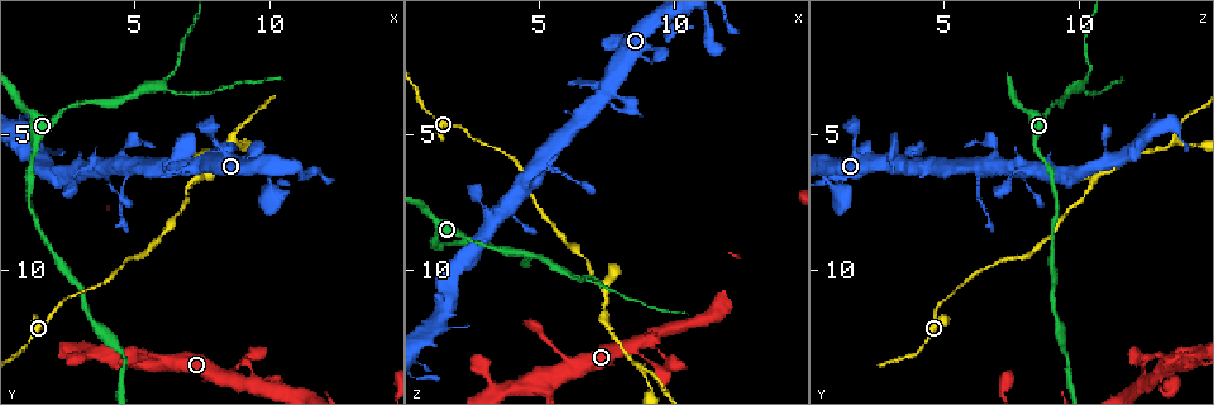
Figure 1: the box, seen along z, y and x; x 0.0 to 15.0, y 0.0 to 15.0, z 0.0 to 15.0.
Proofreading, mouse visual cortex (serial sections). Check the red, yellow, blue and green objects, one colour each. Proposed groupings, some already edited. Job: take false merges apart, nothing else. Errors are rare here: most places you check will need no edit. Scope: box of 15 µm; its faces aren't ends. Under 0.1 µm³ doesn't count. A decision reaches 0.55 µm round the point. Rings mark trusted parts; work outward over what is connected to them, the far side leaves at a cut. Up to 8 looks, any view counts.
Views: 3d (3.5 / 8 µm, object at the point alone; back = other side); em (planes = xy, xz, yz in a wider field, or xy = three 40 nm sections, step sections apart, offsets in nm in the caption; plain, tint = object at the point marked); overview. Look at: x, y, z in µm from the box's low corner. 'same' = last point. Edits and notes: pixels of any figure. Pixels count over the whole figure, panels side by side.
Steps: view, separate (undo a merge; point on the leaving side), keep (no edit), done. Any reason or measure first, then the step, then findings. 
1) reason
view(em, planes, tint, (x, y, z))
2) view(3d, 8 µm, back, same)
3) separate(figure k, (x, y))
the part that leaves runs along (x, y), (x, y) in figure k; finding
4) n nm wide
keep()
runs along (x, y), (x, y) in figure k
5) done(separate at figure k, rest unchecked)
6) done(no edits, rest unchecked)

sharp bend
view(3d, 3.5 µm, (7.3, 6.7, 10.6))

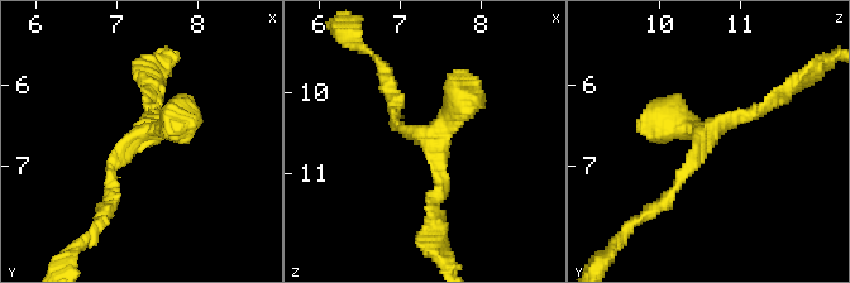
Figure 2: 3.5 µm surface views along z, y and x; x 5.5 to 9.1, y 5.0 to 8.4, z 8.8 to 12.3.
keep()
runs along (671, 195), (703, 133), (774, 97) in figure 2; continuous, no second cell

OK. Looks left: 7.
a fork
view(3d, 3.5 µm, (8.5, 5.2, 13.4))

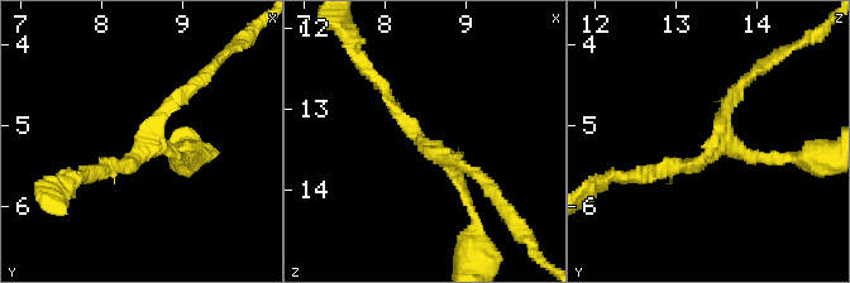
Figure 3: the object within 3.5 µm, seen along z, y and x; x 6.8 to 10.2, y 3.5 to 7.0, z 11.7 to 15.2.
3 arms; arms of 150, 150, 150 nm
view(em, planes, tint, (8.55, 5.30, 13.45))

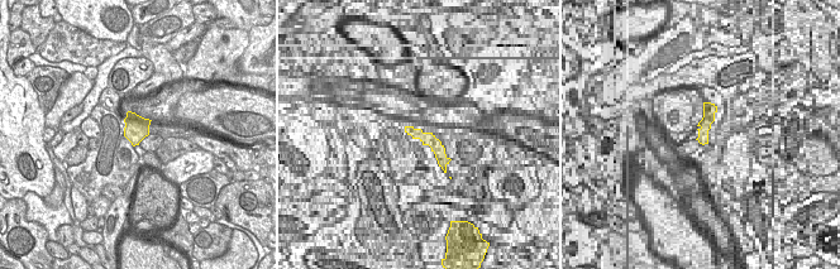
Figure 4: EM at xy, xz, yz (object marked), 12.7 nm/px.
keep()
runs along (376, 85), (449, 162), (469, 211) in figure 3; all the same cell

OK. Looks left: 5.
branch point
view(3d, 3.5 µm, (5.5, 3.2, 9.9))

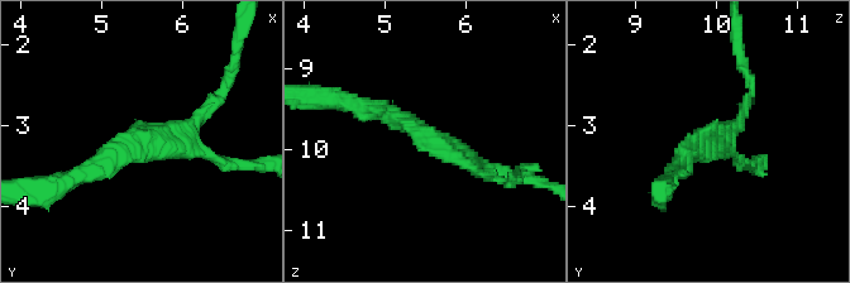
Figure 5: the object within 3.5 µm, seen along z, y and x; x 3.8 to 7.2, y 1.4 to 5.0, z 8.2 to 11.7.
view(em, xy, step 3, tint, (5.50, 3.20, 9.80))

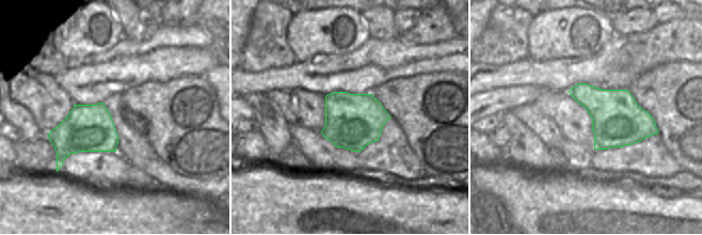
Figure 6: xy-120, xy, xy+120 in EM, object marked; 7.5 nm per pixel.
keep()
runs along (358, 102), (390, 111), (498, 171) in figure 5; one cell here

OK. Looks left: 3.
done(no edits, rest unchecked)

